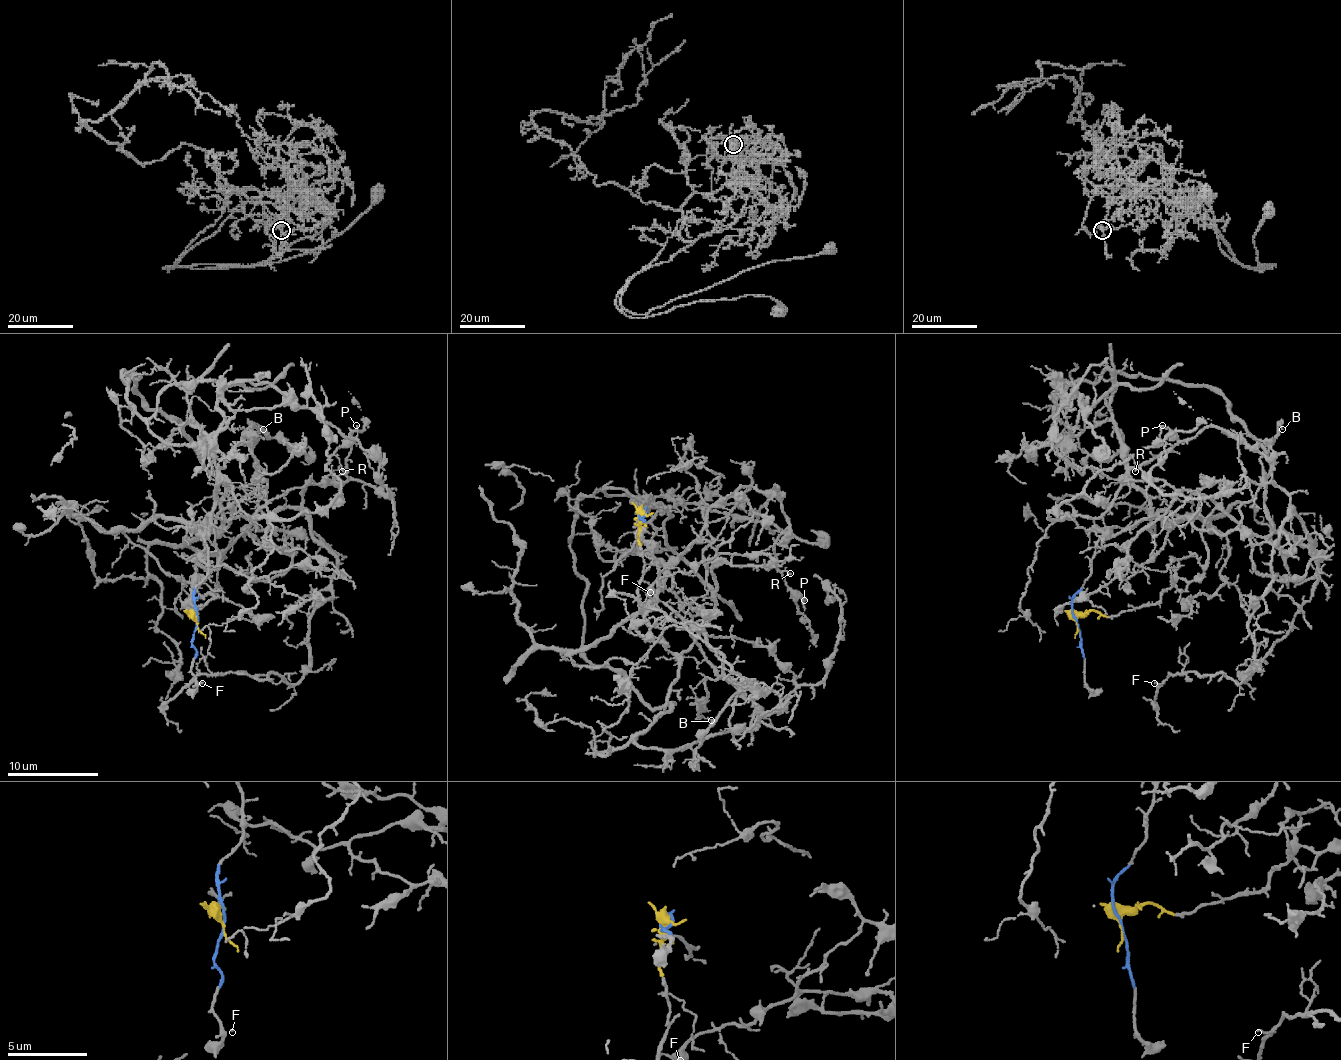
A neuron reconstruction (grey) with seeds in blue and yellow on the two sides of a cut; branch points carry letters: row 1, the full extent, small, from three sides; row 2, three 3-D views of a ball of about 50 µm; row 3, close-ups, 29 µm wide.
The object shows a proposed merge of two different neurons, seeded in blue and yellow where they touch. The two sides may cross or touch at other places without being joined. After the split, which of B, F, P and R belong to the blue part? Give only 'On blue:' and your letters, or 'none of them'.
On blue: B, P, R

